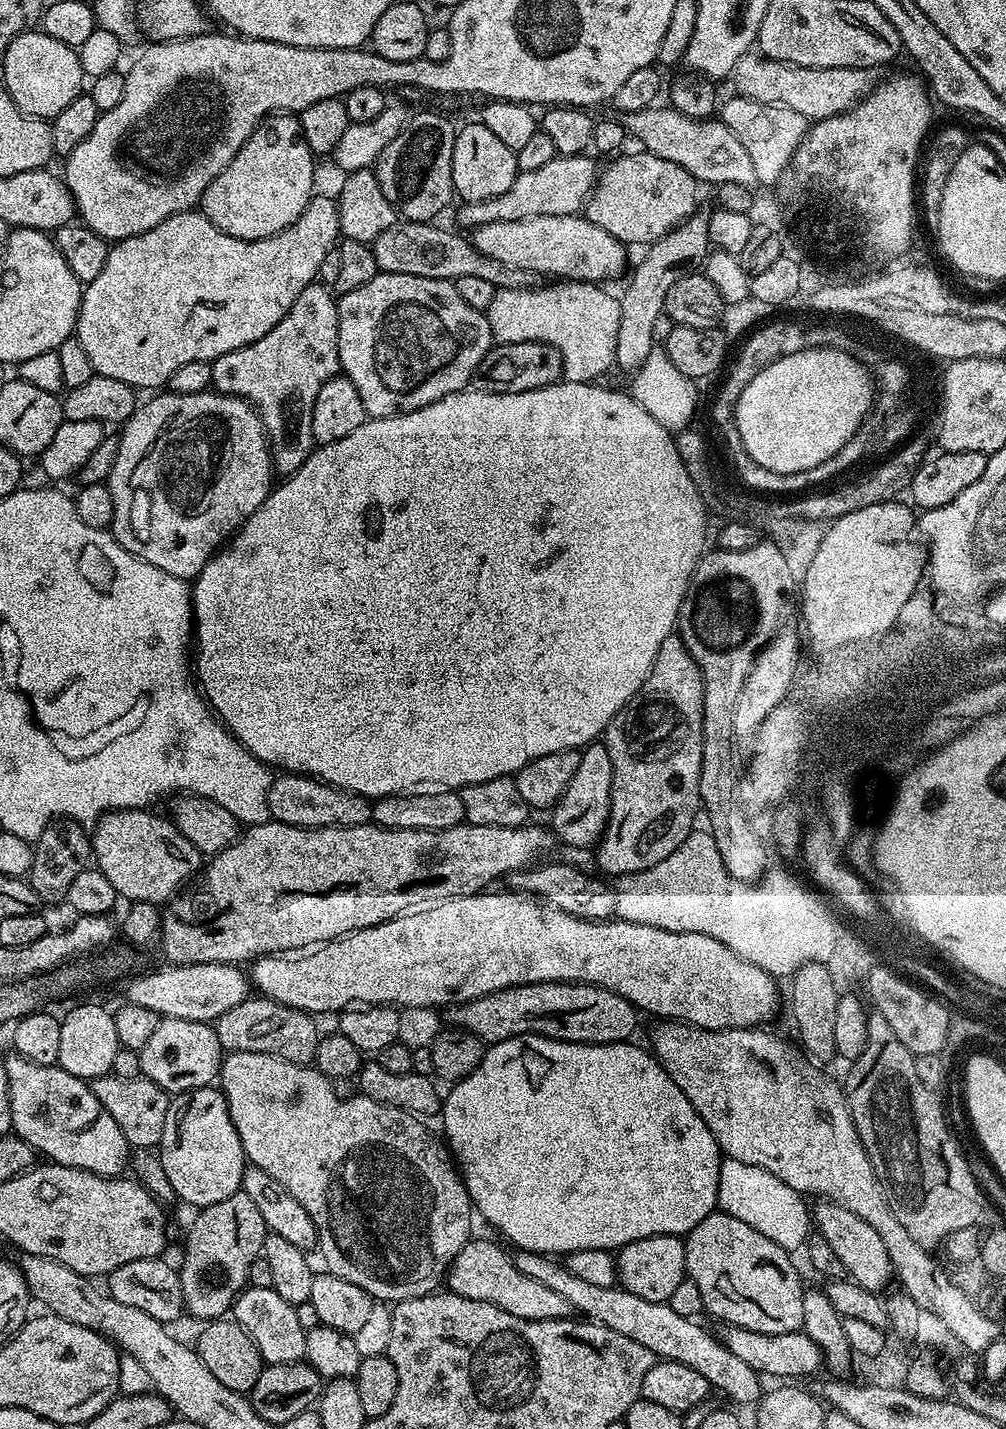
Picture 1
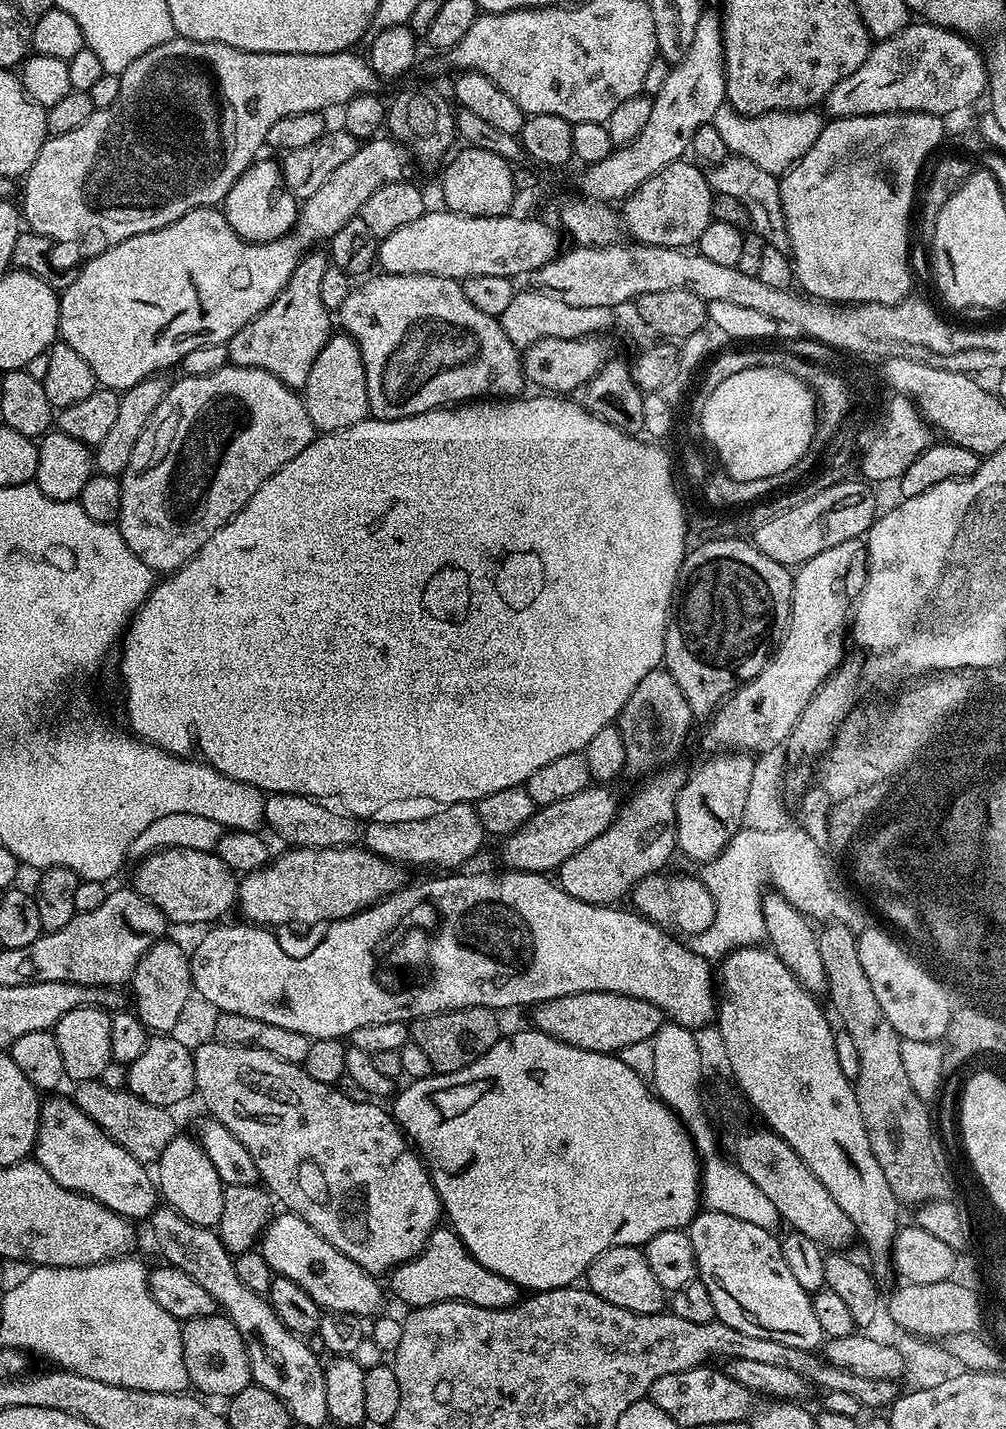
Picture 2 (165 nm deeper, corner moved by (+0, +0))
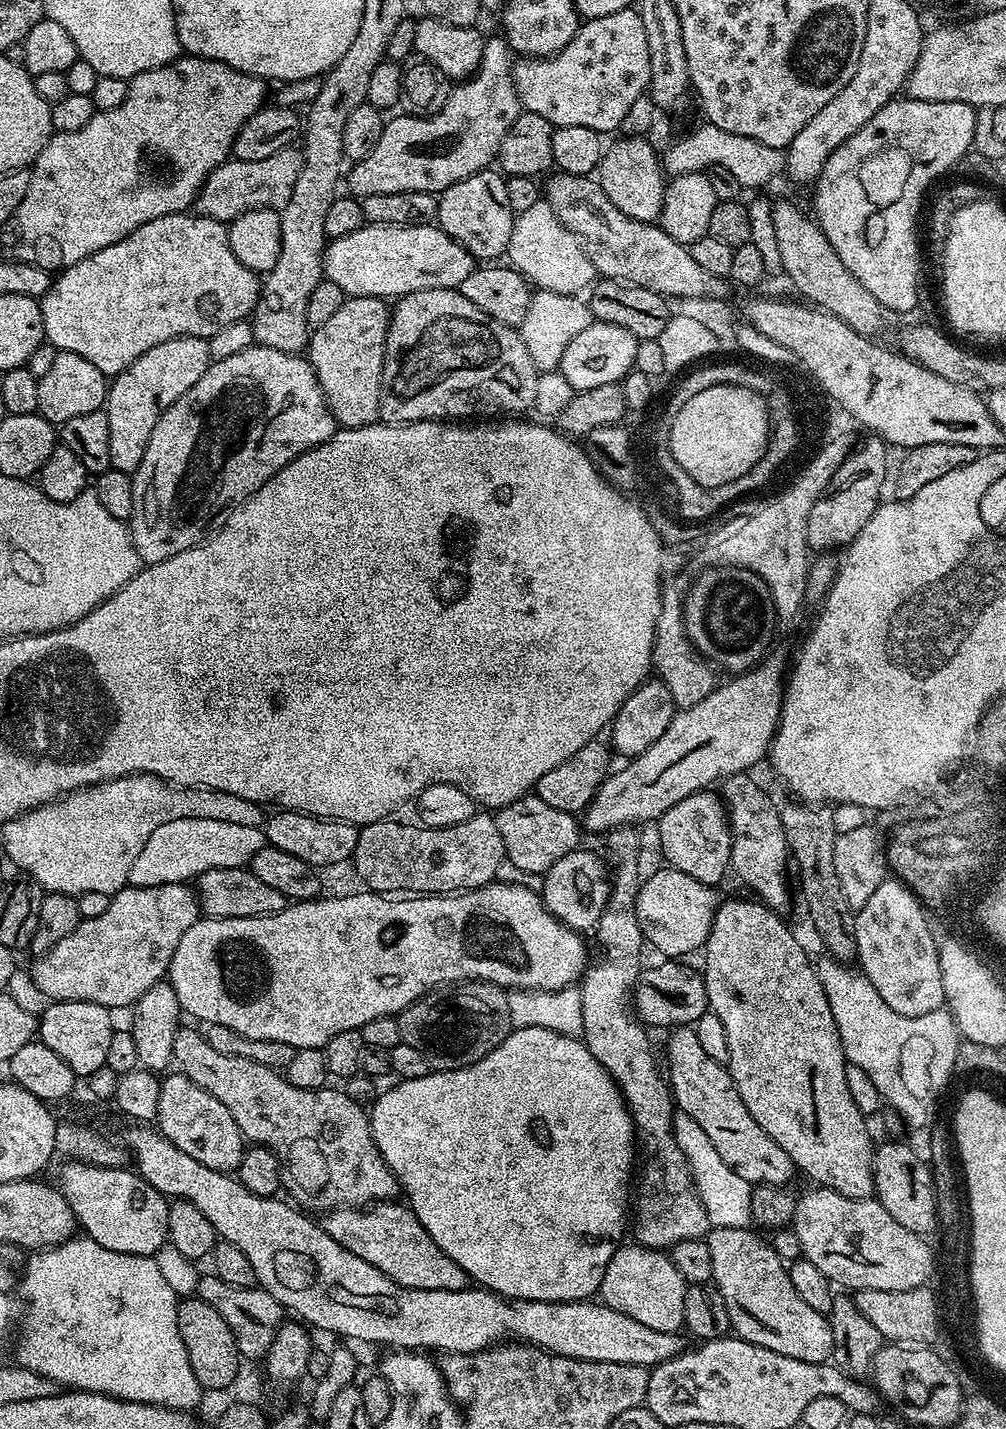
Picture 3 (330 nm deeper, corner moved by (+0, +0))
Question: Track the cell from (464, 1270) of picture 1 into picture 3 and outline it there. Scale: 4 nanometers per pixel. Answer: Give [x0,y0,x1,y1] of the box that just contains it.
[322,1202,470,1290]

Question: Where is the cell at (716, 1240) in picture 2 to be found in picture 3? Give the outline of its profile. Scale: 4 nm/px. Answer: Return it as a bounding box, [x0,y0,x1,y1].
[706,1227,832,1362]

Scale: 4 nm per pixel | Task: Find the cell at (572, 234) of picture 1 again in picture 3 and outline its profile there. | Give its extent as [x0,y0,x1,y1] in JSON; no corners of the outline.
[324,223,474,298]

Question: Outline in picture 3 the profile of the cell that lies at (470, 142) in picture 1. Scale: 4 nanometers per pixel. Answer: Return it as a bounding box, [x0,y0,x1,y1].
[436,170,513,262]

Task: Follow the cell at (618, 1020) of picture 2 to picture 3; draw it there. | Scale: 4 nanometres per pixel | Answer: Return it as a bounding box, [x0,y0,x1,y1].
[630,959,710,1030]

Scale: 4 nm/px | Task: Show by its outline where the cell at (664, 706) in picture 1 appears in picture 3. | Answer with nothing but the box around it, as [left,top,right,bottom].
[542,850,610,934]

